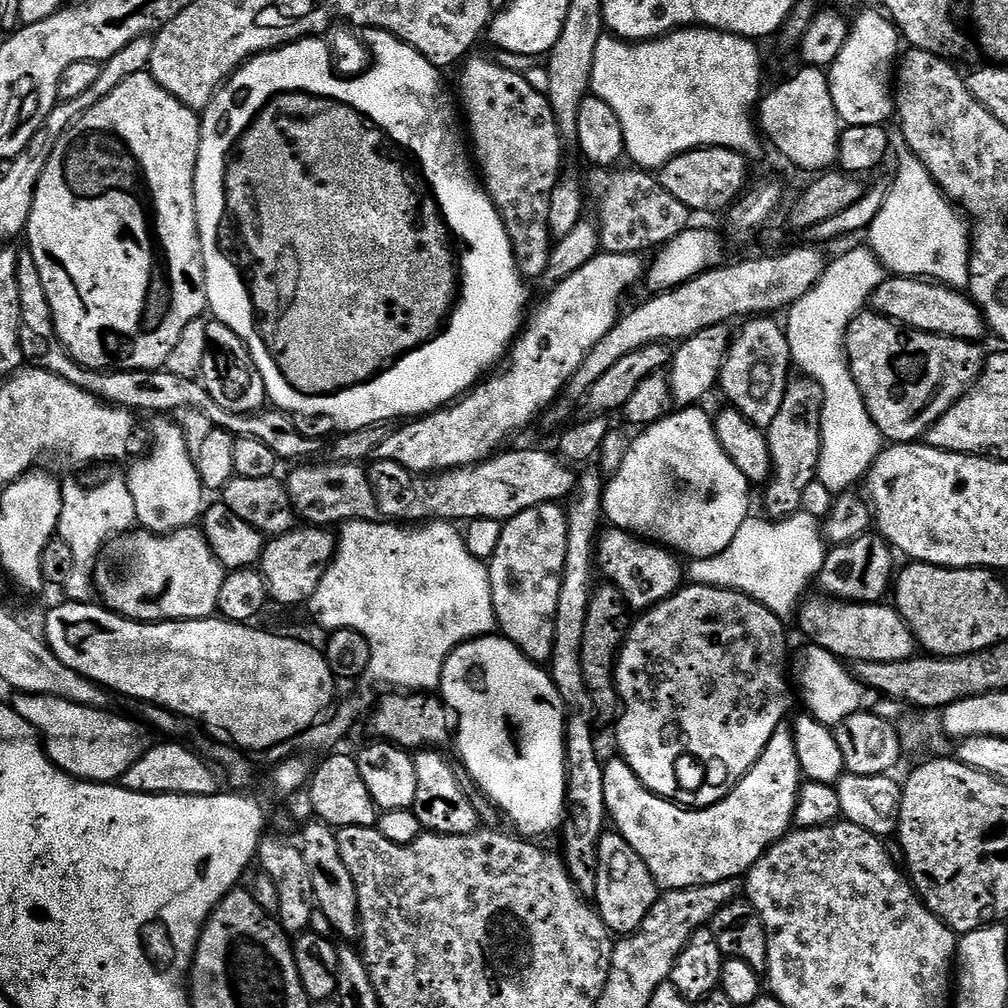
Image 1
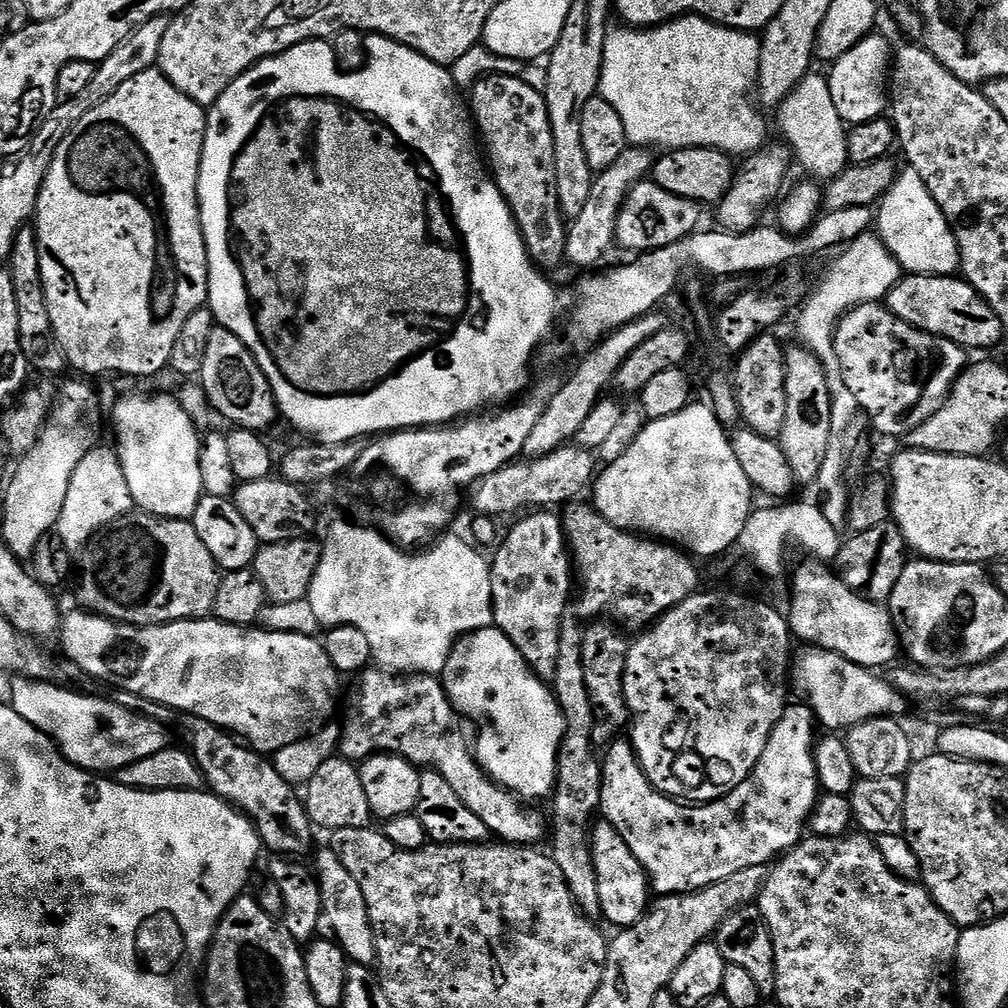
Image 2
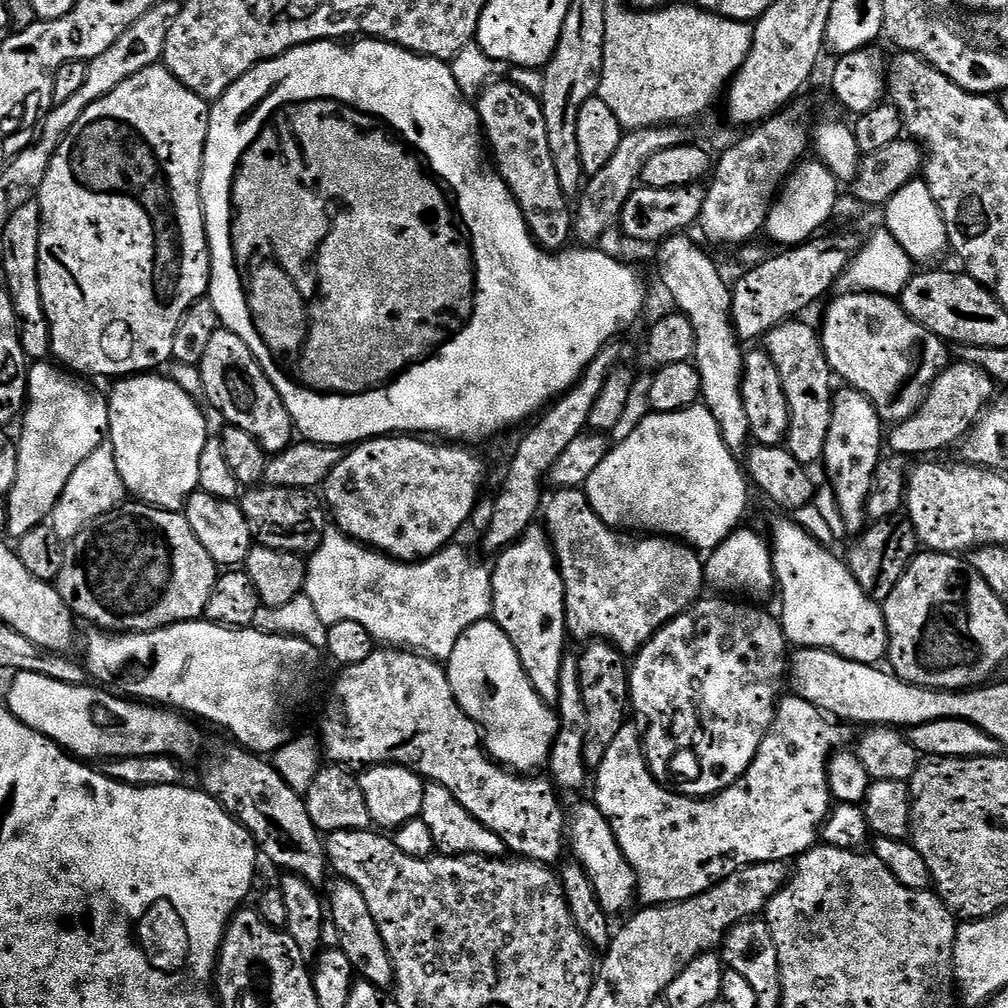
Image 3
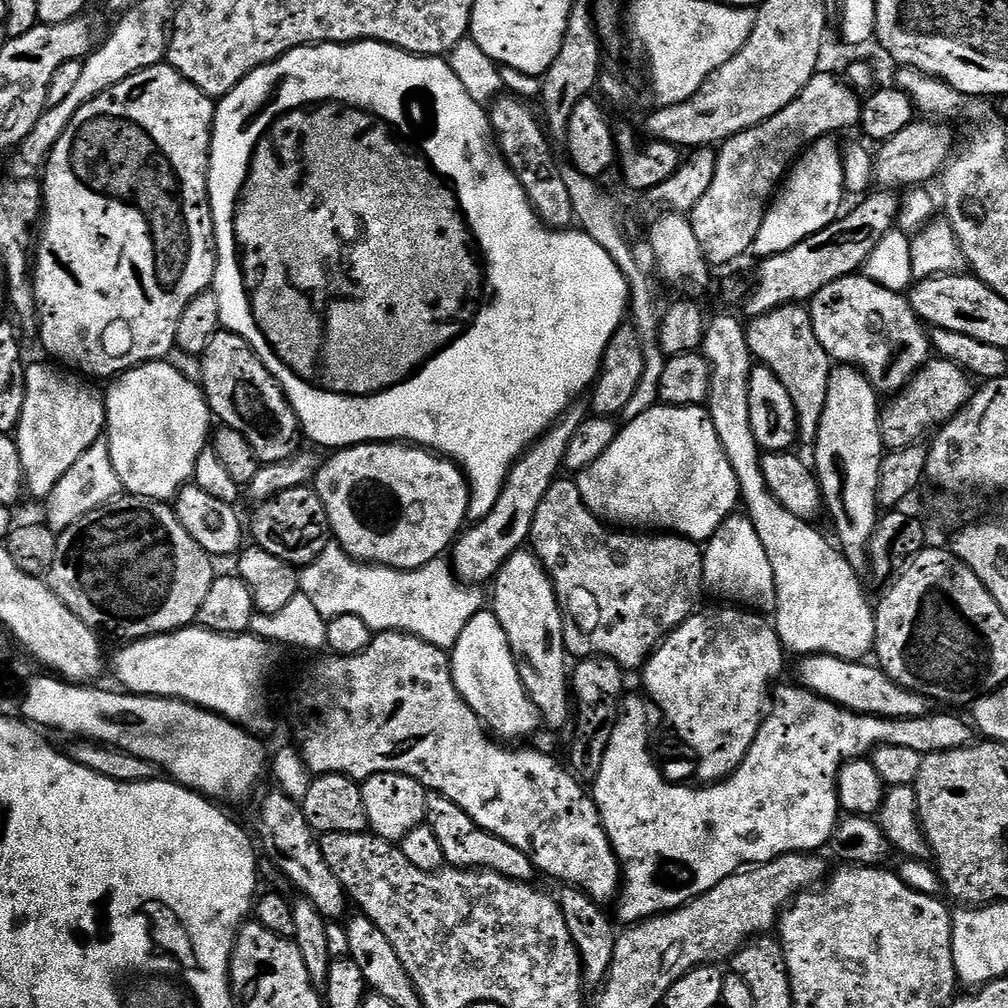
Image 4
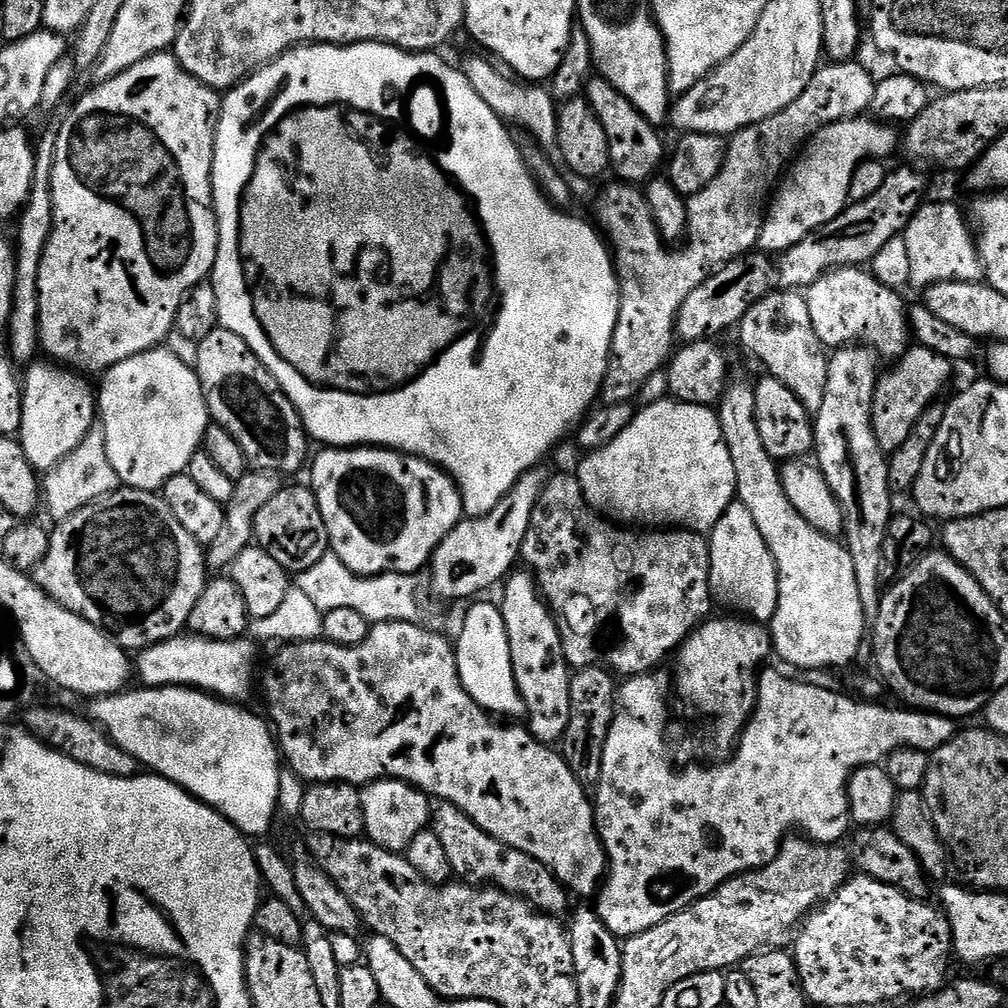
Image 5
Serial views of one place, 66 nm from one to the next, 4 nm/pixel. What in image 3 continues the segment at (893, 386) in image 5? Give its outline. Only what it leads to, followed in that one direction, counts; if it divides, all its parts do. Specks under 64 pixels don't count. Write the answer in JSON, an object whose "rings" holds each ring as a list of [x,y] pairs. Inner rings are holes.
{"rings":[[[967,362],[949,363],[928,387],[928,396],[920,408],[912,416],[891,425],[892,433],[886,436],[887,443],[888,440],[892,443],[891,451],[906,458],[924,458],[927,452],[940,452],[951,444],[959,445],[984,409],[993,403],[997,392],[998,385],[986,370]]]}

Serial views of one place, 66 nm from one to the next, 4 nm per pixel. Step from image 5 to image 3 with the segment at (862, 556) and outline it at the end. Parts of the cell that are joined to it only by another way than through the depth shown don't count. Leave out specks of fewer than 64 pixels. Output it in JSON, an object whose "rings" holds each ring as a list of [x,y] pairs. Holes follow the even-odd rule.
{"rings":[[[847,386],[841,389],[832,398],[830,428],[826,434],[822,467],[832,479],[832,496],[836,499],[836,508],[840,511],[840,520],[845,530],[859,534],[869,523],[866,502],[870,498],[870,486],[882,459],[882,421],[862,393]]]}

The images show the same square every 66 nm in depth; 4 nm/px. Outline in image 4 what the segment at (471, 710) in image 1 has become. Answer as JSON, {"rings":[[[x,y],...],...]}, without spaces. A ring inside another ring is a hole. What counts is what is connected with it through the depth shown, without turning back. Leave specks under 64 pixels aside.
{"rings":[[[482,610],[466,622],[466,630],[462,630],[456,647],[451,649],[450,659],[452,677],[461,698],[470,705],[493,737],[504,742],[520,742],[523,736],[532,736],[536,727],[541,727],[540,712],[522,686],[516,658],[512,655],[506,634],[490,610]]]}

